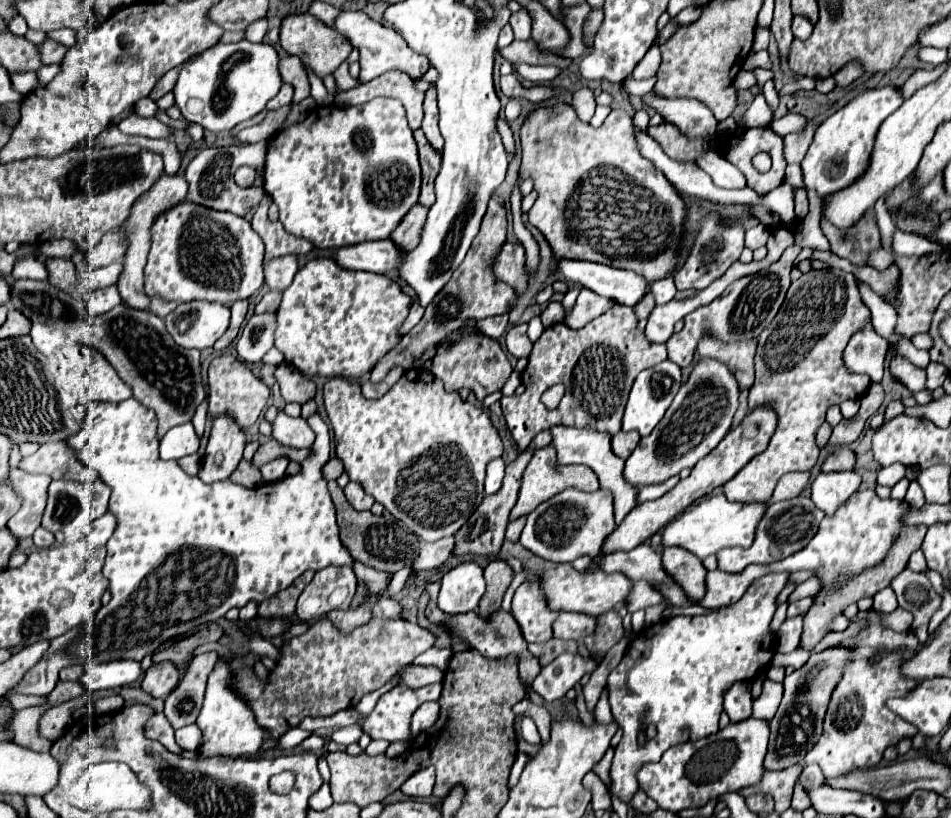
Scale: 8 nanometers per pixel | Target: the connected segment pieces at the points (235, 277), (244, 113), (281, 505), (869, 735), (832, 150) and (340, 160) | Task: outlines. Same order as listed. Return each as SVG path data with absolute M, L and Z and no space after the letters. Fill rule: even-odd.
M181 202L177 204L175 208L167 210L165 214L161 214L153 228L151 228L151 250L149 250L149 260L147 260L147 266L145 266L145 292L147 296L161 296L165 300L175 300L175 302L191 302L191 300L209 300L209 302L221 302L221 304L233 304L235 300L245 300L249 296L253 296L263 284L263 240L259 240L257 232L253 232L251 224L241 218L241 216L235 216L235 214L229 214L229 212L217 212L217 210L211 210L211 208L201 208L197 204L189 204L189 202Z
M219 42L179 70L177 82L173 86L175 106L179 106L185 120L195 122L209 132L229 132L239 122L259 114L265 104L279 92L281 78L277 64L277 52L265 42Z
M129 398L125 402L91 402L91 404L87 404L87 414L85 414L81 422L81 430L75 436L69 436L65 442L75 452L77 460L81 464L89 466L91 470L99 472L99 478L111 488L109 510L117 516L117 522L119 522L115 534L107 542L107 558L105 558L105 564L103 564L103 576L109 580L111 602L97 612L93 636L87 636L85 628L77 626L77 628L65 632L63 636L51 640L47 652L41 656L41 660L31 670L25 672L23 680L13 688L13 692L25 694L25 696L49 696L53 692L53 688L57 686L57 682L59 682L59 672L65 666L73 666L73 664L81 664L83 666L83 664L91 662L95 656L97 656L97 662L107 662L107 660L137 660L137 662L141 662L147 654L155 654L157 648L163 642L167 642L171 638L177 638L177 636L185 636L185 634L193 632L201 624L215 622L215 620L223 618L225 612L229 612L231 608L243 608L251 600L259 604L259 602L275 596L277 592L289 588L293 584L293 580L299 578L305 570L315 570L317 572L317 570L321 570L325 566L347 566L347 564L351 566L353 564L353 558L347 552L347 548L341 546L339 526L335 522L335 506L331 504L331 496L329 496L329 490L327 490L327 480L321 474L321 468L329 460L329 430L327 430L327 424L317 414L313 414L307 422L309 422L311 430L315 432L315 444L313 444L313 448L309 448L307 460L301 462L299 474L287 476L287 478L283 478L279 482L273 482L273 484L263 482L255 490L249 490L249 488L245 488L241 484L235 484L231 480L223 480L223 482L215 482L215 484L203 484L197 476L185 474L175 460L169 460L169 462L161 460L159 458L159 438L157 438L155 412L151 412L145 406L141 406L137 400Z
M875 610L859 612L849 620L849 624L861 620L865 620L861 632L841 642L843 648L851 648L851 656L845 664L839 684L835 686L835 692L831 694L823 720L823 734L813 750L805 756L805 764L819 764L825 778L841 776L859 768L873 768L883 758L887 746L917 734L917 728L907 720L901 720L895 712L887 710L885 702L895 696L905 696L911 688L915 688L915 684L919 684L919 680L911 680L901 674L901 664L917 654L919 640L911 630L895 632L883 626ZM881 652L885 652L885 656L881 656L877 662L871 662L873 656Z
M893 86L873 88L873 90L859 94L845 108L829 116L817 128L815 138L801 162L807 188L813 188L823 198L859 180L859 176L863 176L863 170L867 170L867 164L871 160L875 132L879 130L881 122L901 106L901 102L903 98L901 98L899 88L893 88Z
M375 98L361 106L351 108L329 108L329 114L323 116L321 112L313 112L303 124L295 124L287 128L285 132L277 134L273 140L269 140L267 146L267 160L265 160L265 192L273 198L273 202L279 206L279 220L283 222L285 230L293 236L311 240L317 248L341 248L341 246L353 246L365 240L383 240L389 238L389 234L397 228L399 220L417 204L419 188L421 188L421 168L419 168L419 156L417 156L417 144L413 140L413 132L407 124L407 116L403 112L403 104L393 98ZM377 170L377 186L371 184L371 176Z

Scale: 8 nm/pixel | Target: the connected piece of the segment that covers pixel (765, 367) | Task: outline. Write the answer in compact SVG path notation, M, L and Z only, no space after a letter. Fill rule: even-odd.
M829 268L829 270L811 270L795 280L787 292L787 298L775 316L775 320L765 328L759 336L759 346L755 354L755 384L749 392L749 410L771 402L775 412L779 414L777 430L765 452L757 454L745 468L741 468L729 482L723 484L723 494L727 500L735 500L741 504L765 502L771 498L775 484L787 472L807 472L815 466L819 448L815 444L815 432L825 422L827 408L833 404L841 404L849 398L859 398L869 388L869 378L863 374L853 374L843 364L843 350L853 336L855 330L871 322L871 312L863 304L855 278L849 272Z

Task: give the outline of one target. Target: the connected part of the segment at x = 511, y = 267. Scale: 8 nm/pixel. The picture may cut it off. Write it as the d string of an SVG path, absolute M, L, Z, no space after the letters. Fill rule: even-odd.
M505 244L495 260L495 274L501 274L501 280L507 282L515 290L527 288L527 278L523 272L525 250L521 244Z

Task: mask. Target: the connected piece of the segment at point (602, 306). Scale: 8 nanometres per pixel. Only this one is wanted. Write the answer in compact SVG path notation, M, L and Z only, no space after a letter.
M581 290L577 302L573 304L573 308L569 312L565 312L563 324L567 324L567 328L571 330L579 330L583 326L587 326L591 320L595 320L597 316L601 316L603 312L607 312L613 306L611 300L597 296L591 290Z

